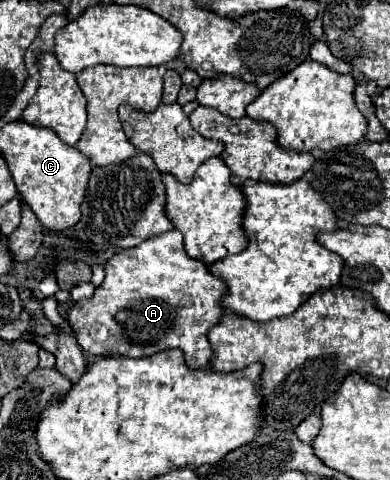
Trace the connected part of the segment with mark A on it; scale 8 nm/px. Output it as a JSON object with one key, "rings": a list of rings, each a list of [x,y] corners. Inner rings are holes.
{"rings":[[[170,230],[152,236],[140,246],[120,250],[104,266],[106,278],[90,302],[76,302],[68,322],[78,334],[78,344],[98,356],[152,356],[166,348],[180,348],[188,366],[208,368],[214,352],[208,330],[224,316],[222,298],[228,286],[200,260],[184,252],[184,236]]]}

